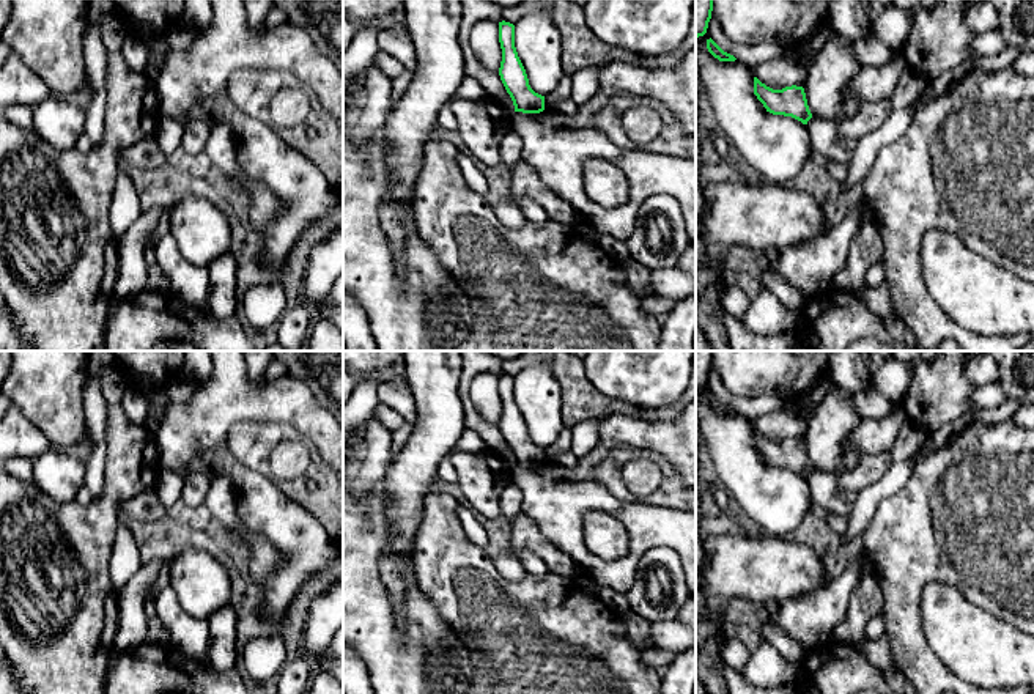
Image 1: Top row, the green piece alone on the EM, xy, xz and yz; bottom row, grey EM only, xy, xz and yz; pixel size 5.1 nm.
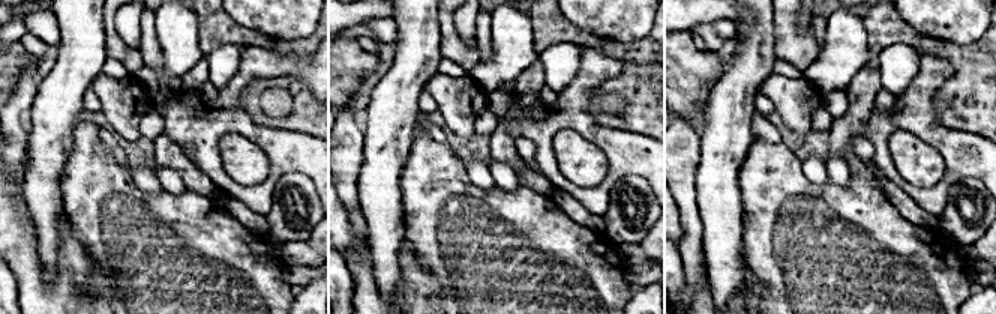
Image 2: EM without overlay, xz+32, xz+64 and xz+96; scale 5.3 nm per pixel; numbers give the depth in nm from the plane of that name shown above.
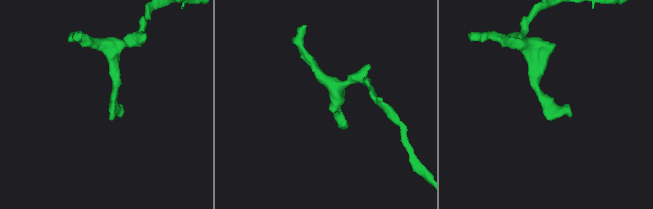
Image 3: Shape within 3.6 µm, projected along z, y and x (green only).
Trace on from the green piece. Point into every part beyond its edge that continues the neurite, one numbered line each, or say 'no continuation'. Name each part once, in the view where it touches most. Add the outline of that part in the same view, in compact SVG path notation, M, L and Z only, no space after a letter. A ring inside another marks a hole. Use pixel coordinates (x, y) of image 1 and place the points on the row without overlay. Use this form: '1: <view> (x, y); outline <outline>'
no continuation

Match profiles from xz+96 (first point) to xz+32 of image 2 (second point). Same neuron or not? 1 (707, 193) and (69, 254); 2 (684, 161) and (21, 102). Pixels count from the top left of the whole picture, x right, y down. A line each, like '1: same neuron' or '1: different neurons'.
1: different neurons
2: same neuron

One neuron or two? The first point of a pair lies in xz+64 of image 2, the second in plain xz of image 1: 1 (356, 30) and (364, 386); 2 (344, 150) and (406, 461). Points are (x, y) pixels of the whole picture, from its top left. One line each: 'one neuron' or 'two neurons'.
1: one neuron
2: two neurons

